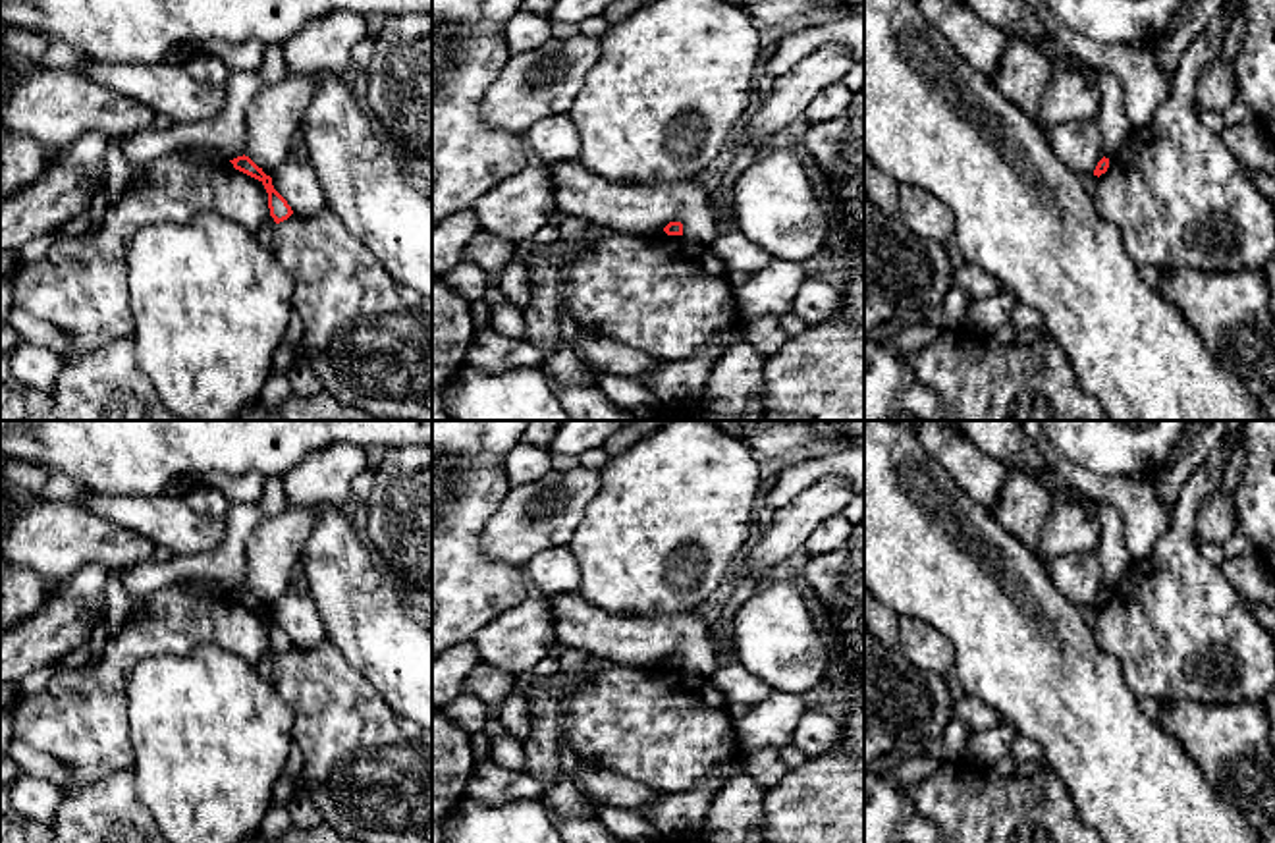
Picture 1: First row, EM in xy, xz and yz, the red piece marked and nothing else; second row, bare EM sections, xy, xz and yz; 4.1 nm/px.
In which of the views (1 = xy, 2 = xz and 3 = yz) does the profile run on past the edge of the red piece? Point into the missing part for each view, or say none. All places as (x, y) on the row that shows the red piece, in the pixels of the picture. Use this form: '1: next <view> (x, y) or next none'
1: next none
2: next none
3: next none

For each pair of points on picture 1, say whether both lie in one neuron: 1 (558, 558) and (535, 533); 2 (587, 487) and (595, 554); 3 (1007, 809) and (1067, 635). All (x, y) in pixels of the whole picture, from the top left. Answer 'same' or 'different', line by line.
1: different
2: different
3: different

